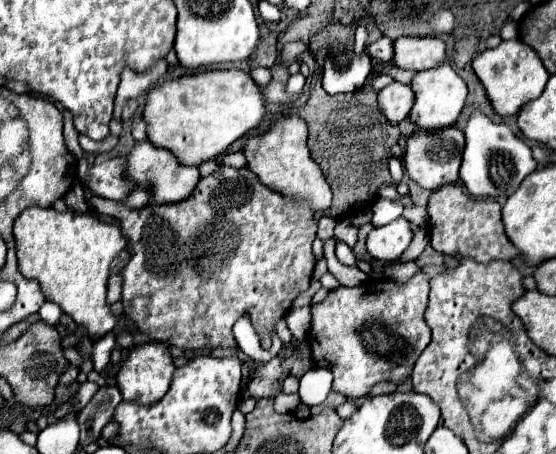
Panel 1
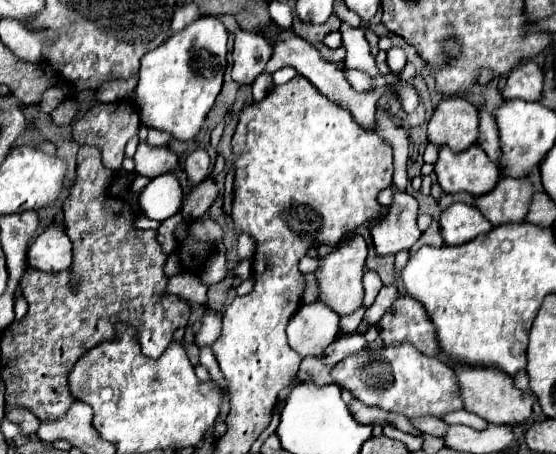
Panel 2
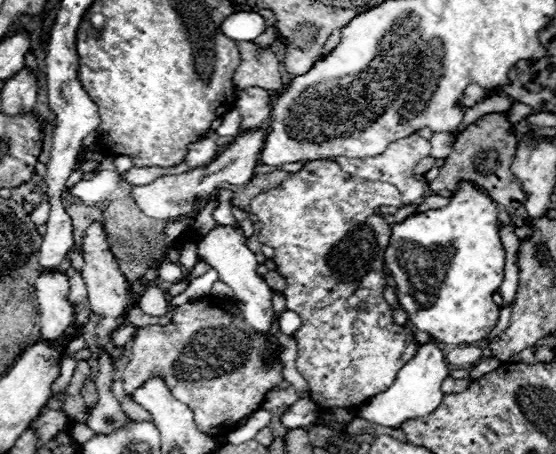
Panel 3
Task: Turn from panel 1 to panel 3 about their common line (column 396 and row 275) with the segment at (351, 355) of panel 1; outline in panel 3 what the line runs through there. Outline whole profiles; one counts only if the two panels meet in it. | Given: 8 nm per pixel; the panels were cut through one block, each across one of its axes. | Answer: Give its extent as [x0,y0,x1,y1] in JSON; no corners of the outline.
[250,160,418,410]

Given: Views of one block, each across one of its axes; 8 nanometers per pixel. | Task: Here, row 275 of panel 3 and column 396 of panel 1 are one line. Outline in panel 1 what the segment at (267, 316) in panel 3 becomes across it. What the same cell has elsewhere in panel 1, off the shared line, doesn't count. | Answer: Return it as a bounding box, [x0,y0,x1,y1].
[366,216,414,260]

